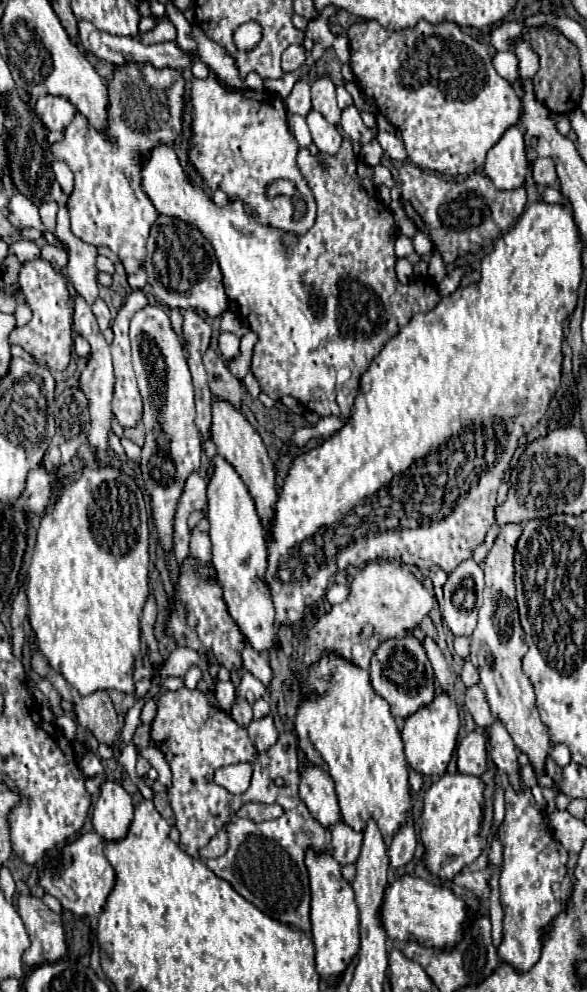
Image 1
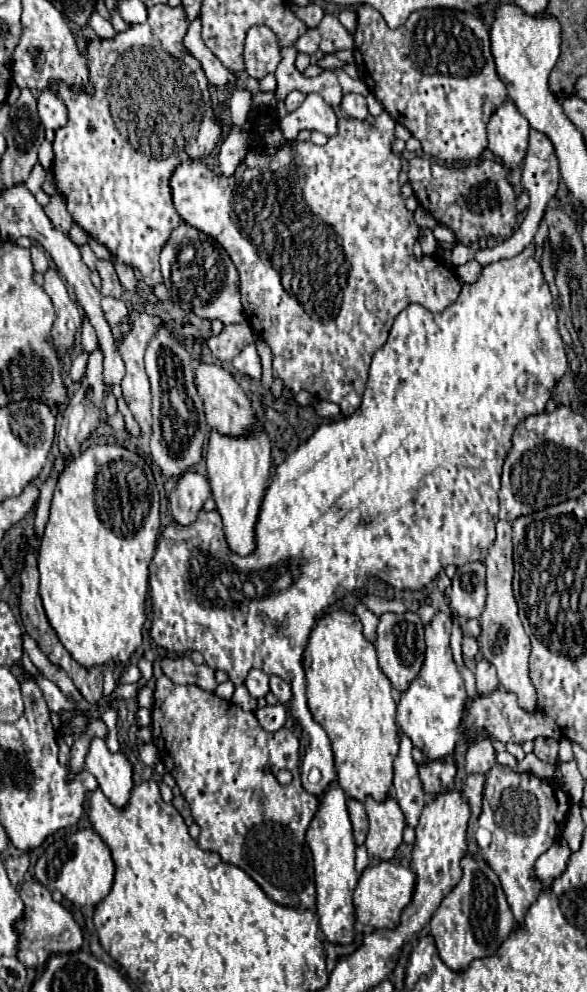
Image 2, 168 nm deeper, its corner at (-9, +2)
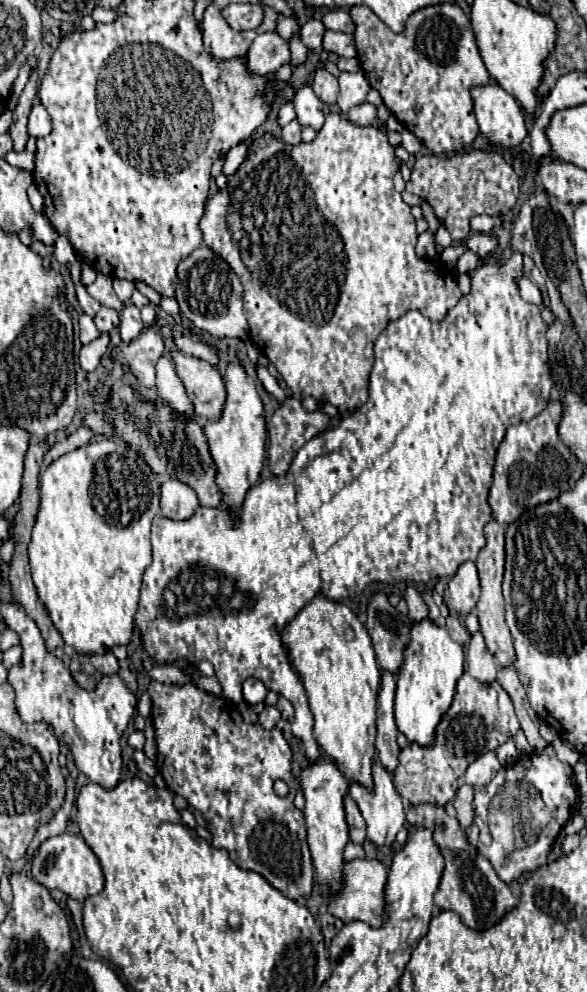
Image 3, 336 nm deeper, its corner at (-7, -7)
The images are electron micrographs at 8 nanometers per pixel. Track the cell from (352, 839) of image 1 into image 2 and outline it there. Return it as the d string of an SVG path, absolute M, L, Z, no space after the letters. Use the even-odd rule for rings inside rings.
M347 799L347 807L349 807L349 817L353 823L353 835L355 835L355 843L363 845L365 837L367 837L367 813L363 809L363 803L359 803L357 799Z

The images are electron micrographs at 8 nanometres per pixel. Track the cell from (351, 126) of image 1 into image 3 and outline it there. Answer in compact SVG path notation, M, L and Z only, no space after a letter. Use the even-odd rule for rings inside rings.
M341 72L339 76L339 86L341 86L341 94L339 94L339 108L343 114L347 114L353 106L363 104L365 94L371 90L367 78L363 76L363 72L355 72L355 74L347 74Z

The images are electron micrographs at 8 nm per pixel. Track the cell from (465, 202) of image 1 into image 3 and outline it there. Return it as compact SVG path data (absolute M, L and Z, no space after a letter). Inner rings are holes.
M473 150L455 158L427 154L417 158L411 170L411 178L407 182L407 192L427 200L437 218L447 226L451 238L455 242L463 242L469 236L469 222L473 216L499 216L515 206L519 196L519 178L513 172L511 164L507 164L503 154L499 152Z

